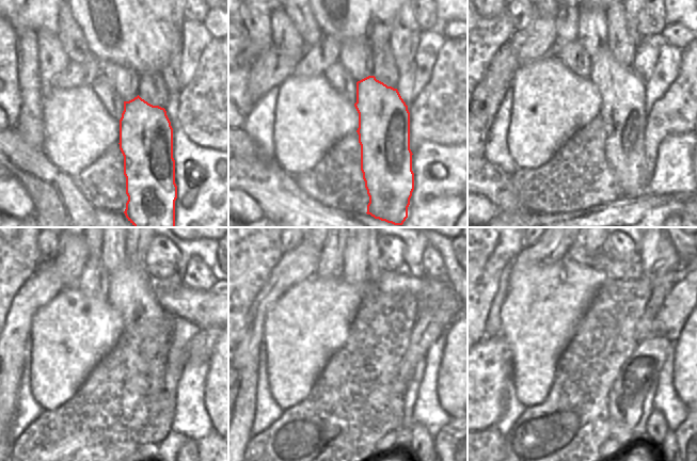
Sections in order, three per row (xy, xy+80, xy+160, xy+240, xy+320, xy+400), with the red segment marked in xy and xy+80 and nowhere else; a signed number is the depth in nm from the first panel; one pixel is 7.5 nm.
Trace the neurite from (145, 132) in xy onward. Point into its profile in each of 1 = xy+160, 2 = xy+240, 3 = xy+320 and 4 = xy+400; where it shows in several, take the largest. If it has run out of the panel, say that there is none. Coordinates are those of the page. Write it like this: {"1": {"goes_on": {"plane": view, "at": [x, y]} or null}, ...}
{"1": {"goes_on": {"plane": "xy+160", "at": [621, 90]}}, "2": {"goes_on": {"plane": "xy+240", "at": [130, 292]}}, "3": {"goes_on": {"plane": "xy+320", "at": [361, 253]}}, "4": {"goes_on": {"plane": "xy+400", "at": [586, 249]}}}

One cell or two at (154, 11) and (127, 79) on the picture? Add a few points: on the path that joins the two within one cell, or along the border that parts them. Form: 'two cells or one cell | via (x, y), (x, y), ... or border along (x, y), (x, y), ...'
two cells | border along (107, 62), (130, 66), (139, 75)

